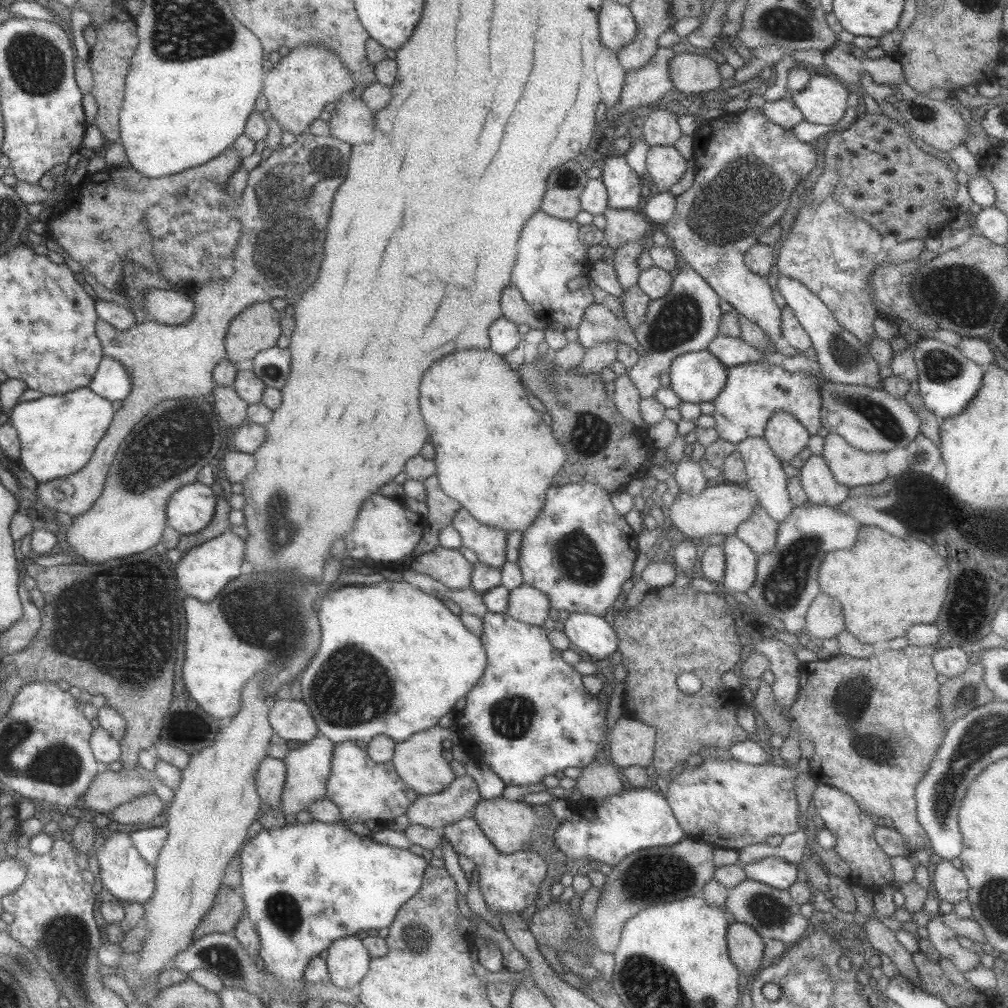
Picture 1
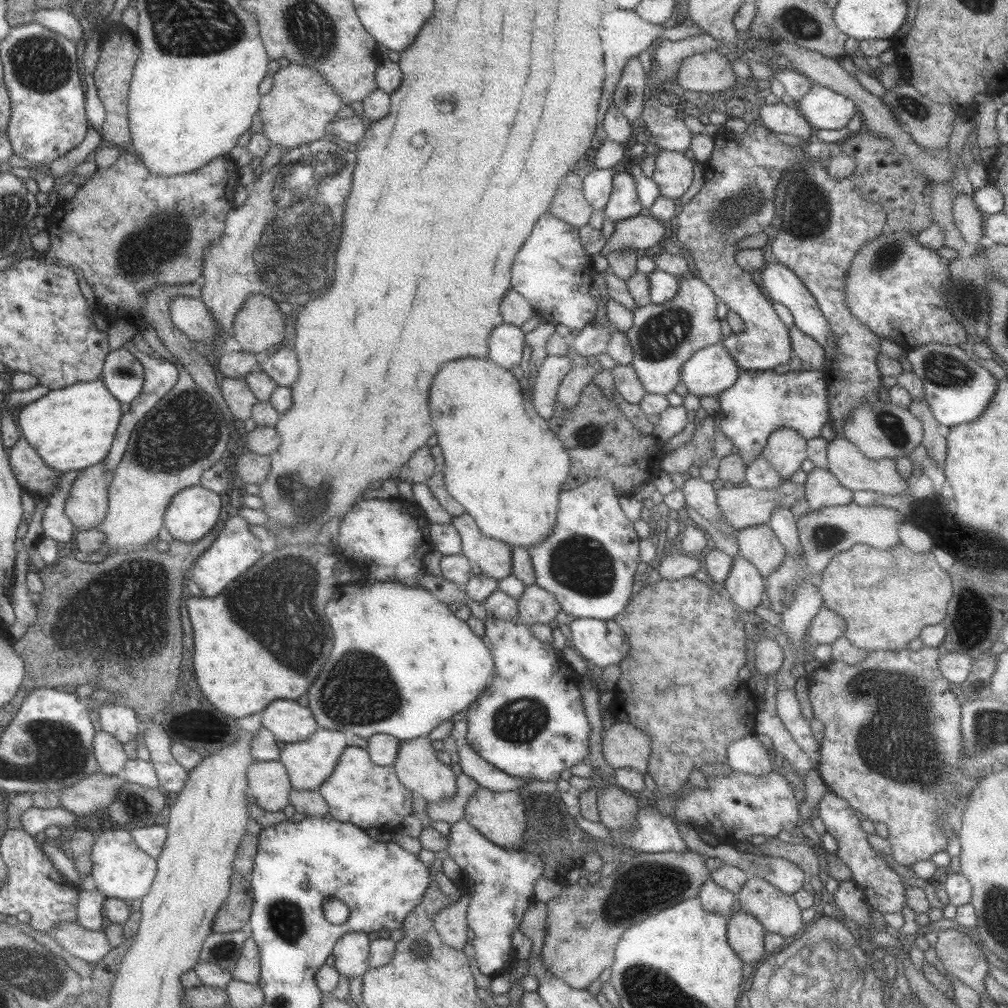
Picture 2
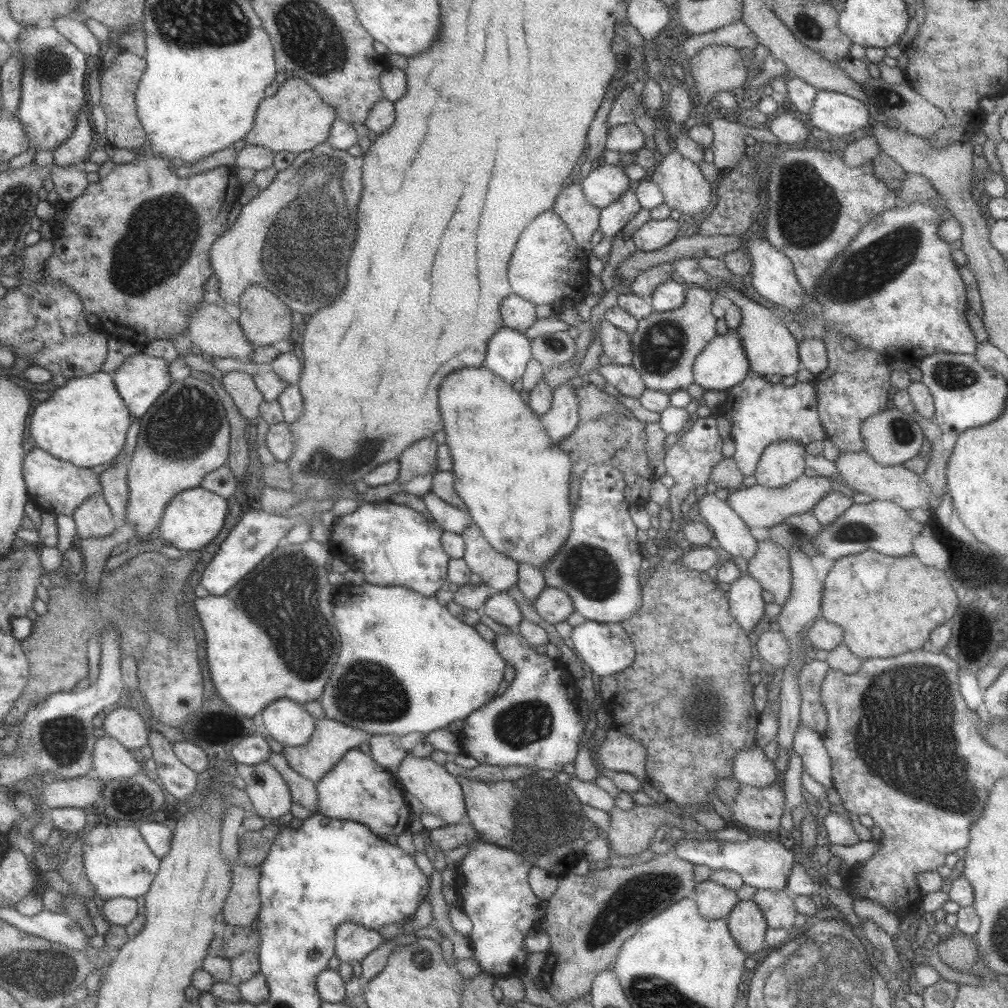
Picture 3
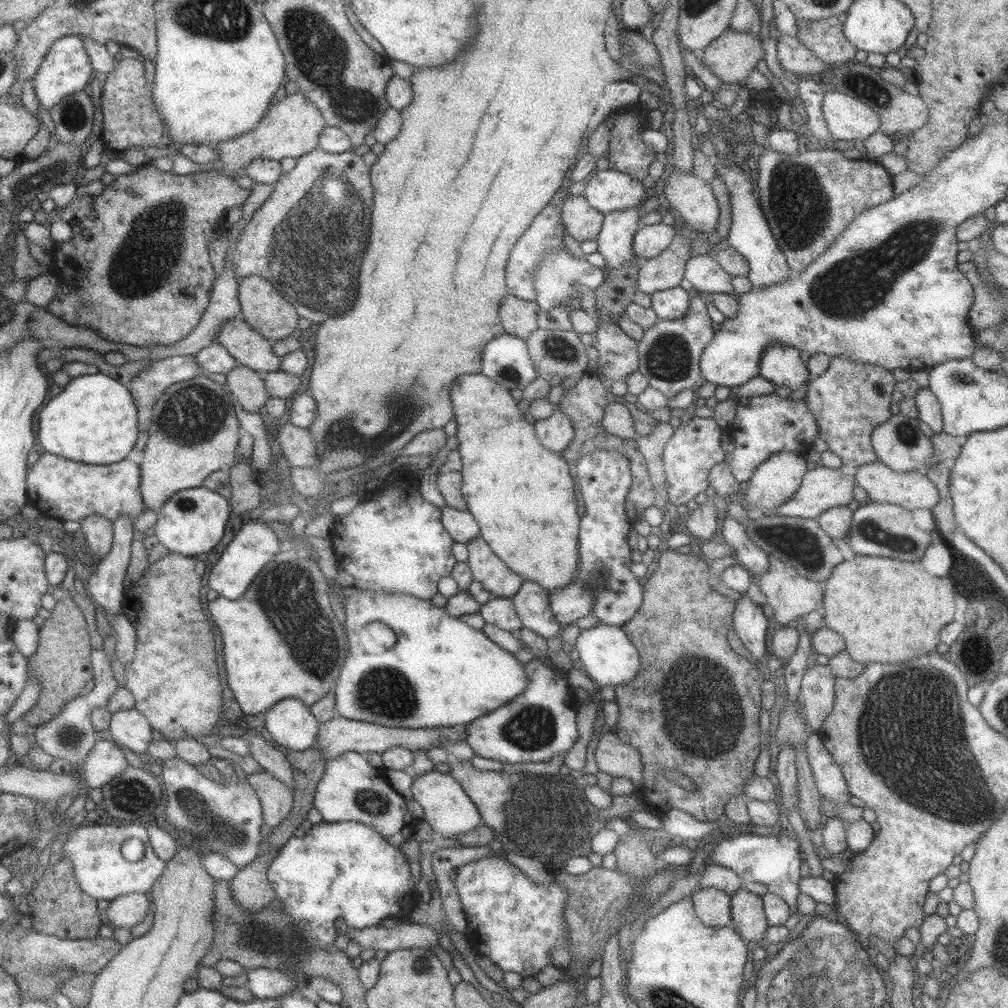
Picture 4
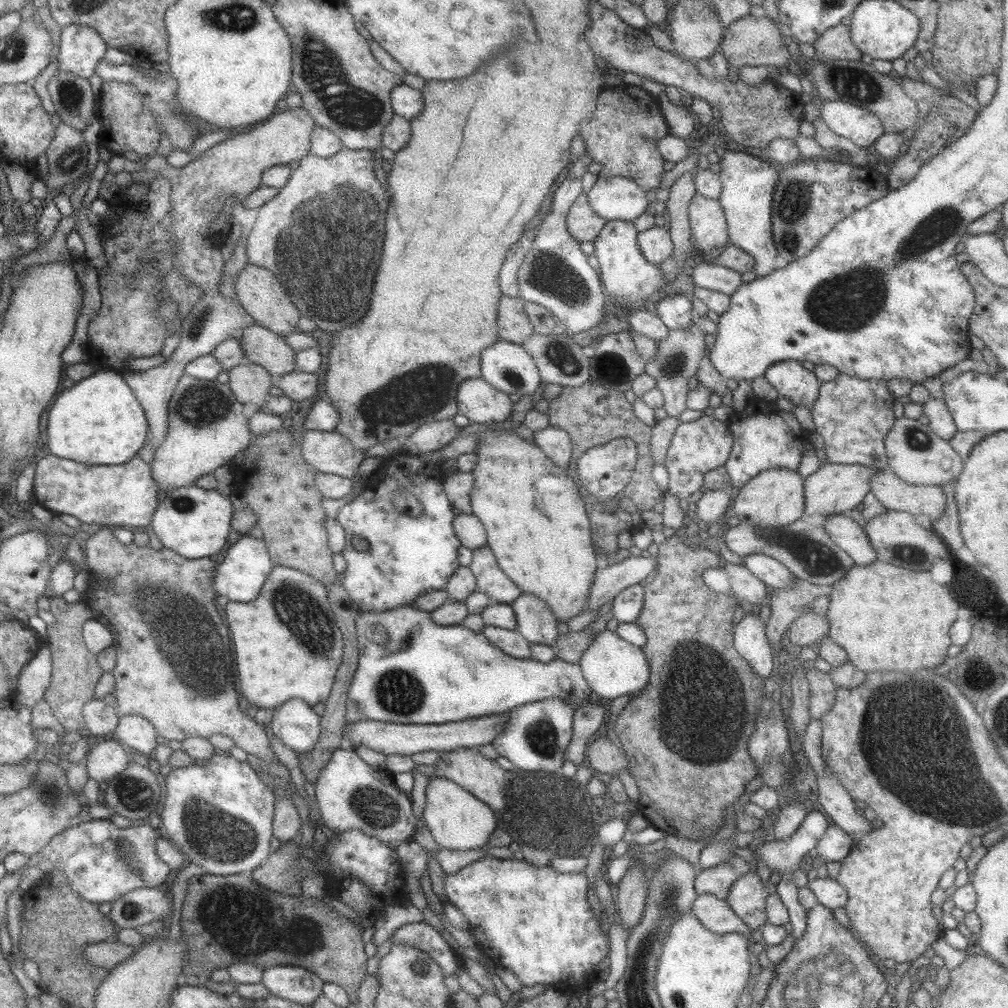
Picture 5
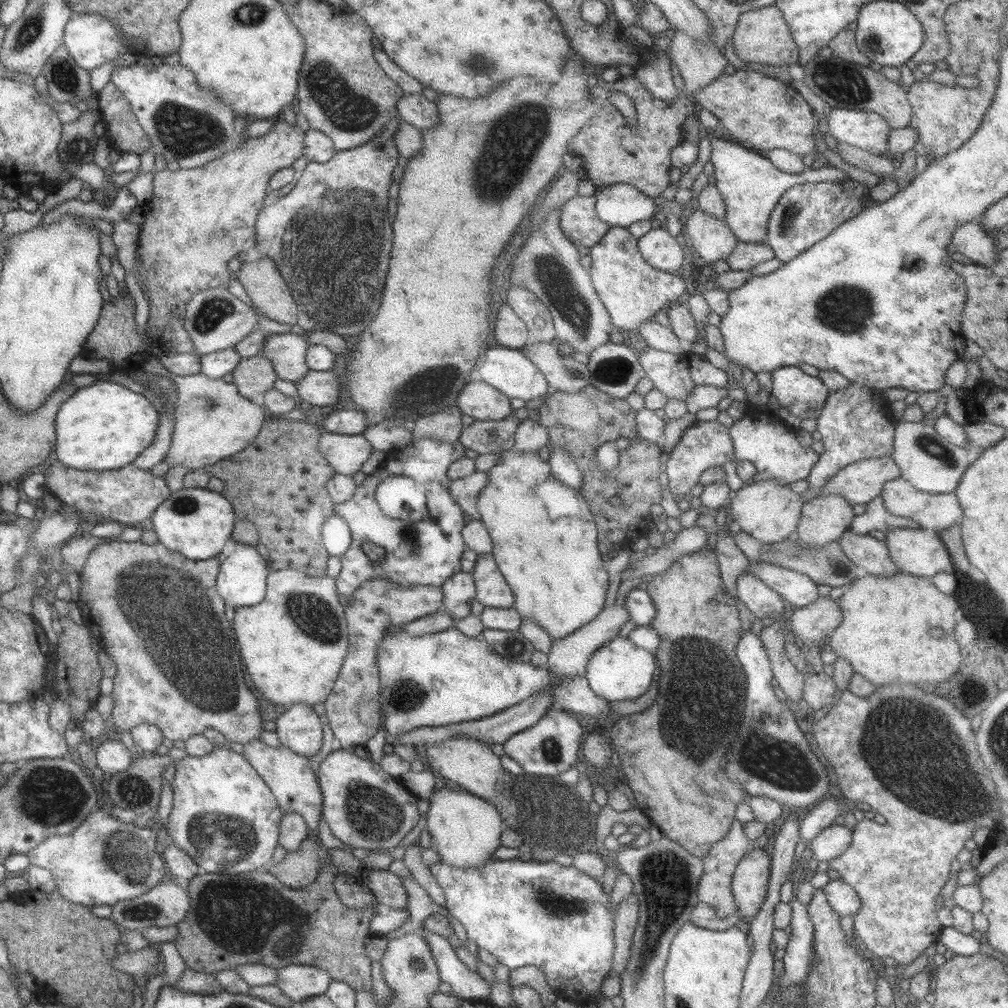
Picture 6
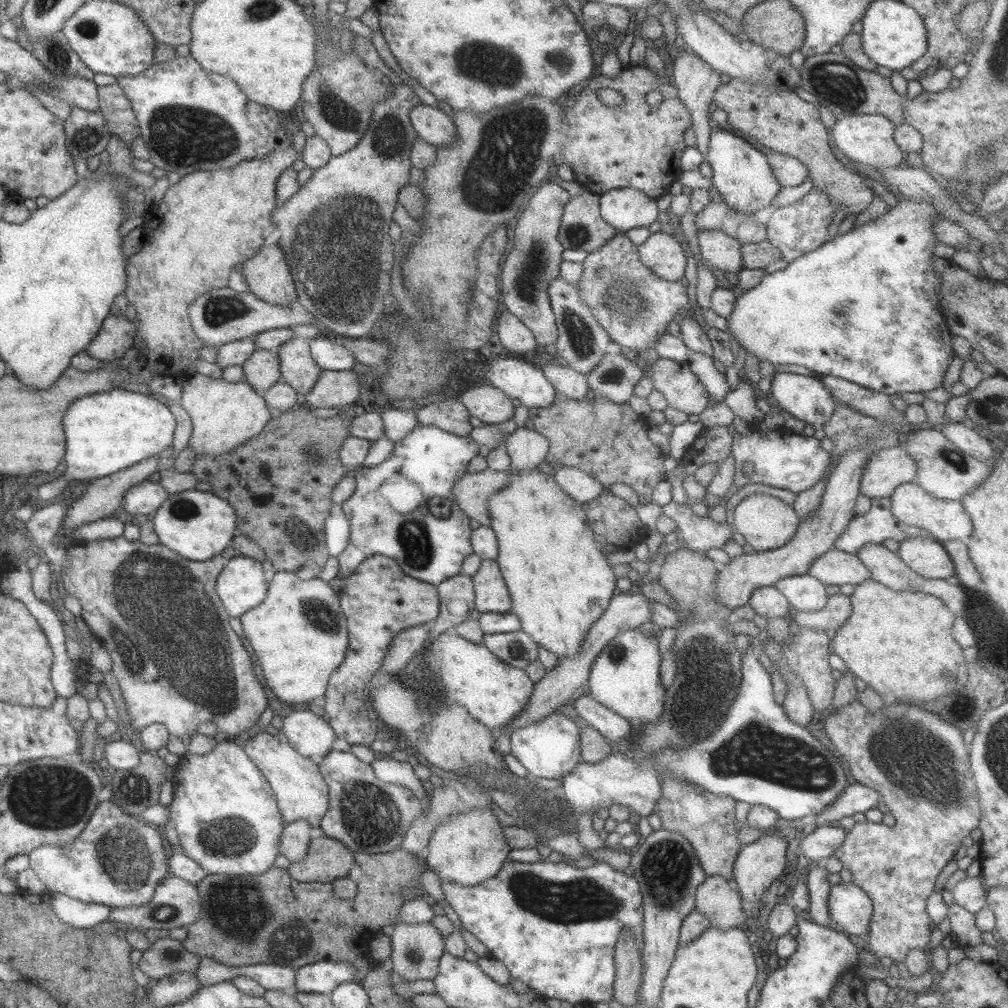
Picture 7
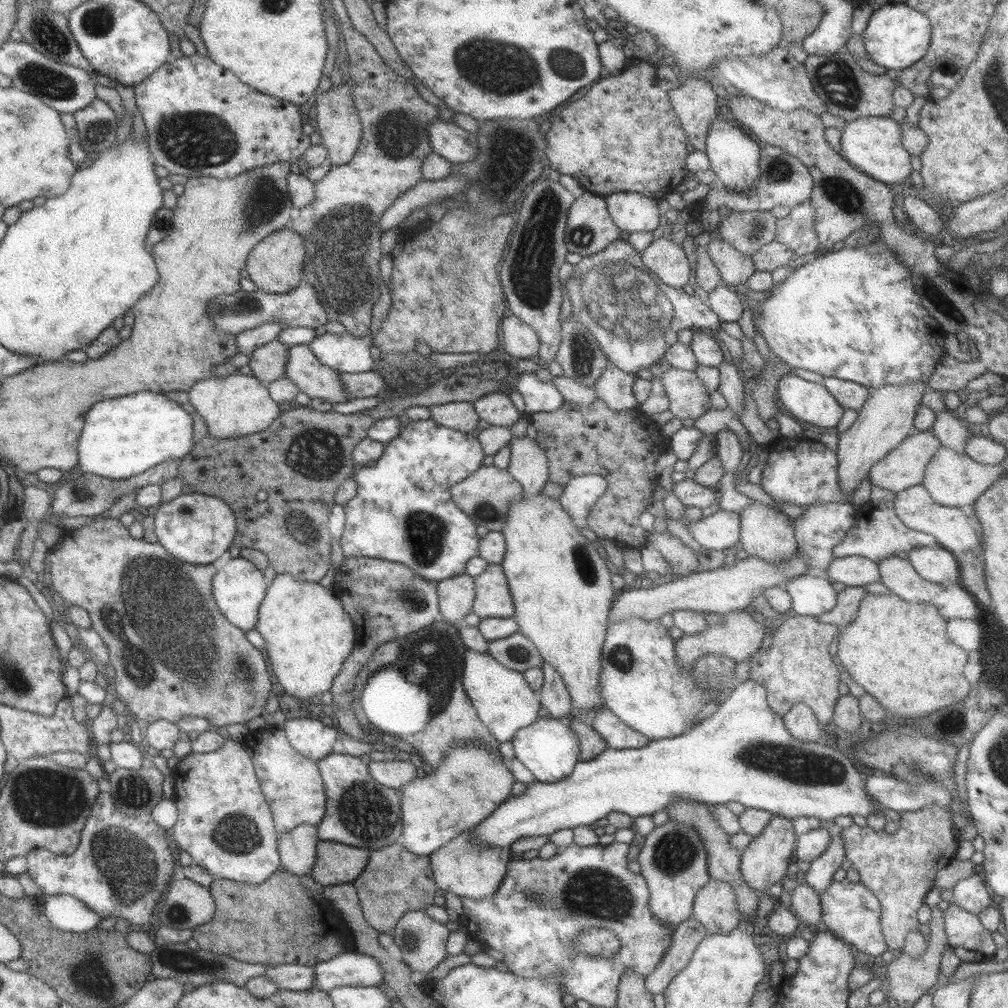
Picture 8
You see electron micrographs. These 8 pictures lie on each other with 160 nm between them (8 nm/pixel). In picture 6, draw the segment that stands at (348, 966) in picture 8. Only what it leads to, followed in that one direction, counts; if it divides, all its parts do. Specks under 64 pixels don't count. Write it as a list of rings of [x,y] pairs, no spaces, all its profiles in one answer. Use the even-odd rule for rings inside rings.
[[[292,963],[277,969],[274,985],[279,986],[290,1000],[300,1003],[310,997],[324,994],[331,981],[331,975],[323,968]]]

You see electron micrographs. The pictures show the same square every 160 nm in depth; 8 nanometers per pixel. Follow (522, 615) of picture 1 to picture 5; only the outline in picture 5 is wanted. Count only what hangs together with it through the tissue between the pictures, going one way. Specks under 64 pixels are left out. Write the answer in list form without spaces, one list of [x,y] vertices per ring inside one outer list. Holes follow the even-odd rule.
[[[630,556],[613,563],[611,566],[601,565],[595,572],[595,577],[589,592],[583,612],[600,609],[604,604],[630,585],[643,584],[655,572],[657,559],[654,556]]]

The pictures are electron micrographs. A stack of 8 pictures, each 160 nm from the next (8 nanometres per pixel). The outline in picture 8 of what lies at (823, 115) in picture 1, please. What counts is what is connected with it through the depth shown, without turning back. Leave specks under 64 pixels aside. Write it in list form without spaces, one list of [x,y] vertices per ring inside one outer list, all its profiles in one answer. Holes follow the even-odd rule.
[[[862,117],[847,121],[841,131],[843,157],[859,171],[887,185],[905,187],[909,183],[912,164],[911,154],[902,146],[901,125],[890,117]]]

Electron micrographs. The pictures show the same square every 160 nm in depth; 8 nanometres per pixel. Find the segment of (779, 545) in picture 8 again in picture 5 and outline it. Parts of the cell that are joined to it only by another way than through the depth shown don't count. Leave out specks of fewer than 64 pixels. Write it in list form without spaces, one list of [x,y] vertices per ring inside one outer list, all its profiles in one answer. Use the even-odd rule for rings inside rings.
[[[771,468],[754,475],[734,499],[733,509],[740,521],[761,527],[784,526],[804,517],[804,481],[798,471],[789,468]]]

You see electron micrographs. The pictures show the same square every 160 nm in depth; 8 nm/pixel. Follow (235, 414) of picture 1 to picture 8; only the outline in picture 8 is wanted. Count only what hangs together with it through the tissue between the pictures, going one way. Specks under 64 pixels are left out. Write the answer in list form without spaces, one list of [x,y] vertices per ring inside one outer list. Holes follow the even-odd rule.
[[[274,339],[254,350],[249,356],[254,376],[266,385],[284,377],[289,348],[284,342]]]

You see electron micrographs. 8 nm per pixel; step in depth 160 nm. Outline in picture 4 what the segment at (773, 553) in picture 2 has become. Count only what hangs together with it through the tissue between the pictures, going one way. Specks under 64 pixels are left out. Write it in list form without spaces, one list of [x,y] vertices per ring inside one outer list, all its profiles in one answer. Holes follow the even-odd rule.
[[[769,556],[769,567],[756,577],[759,587],[767,596],[767,604],[774,611],[774,620],[782,625],[786,625],[790,620],[797,619],[798,616],[804,616],[813,610],[821,609],[823,602],[823,591],[817,585],[817,582],[802,576],[796,568],[790,563],[784,562],[775,556]]]

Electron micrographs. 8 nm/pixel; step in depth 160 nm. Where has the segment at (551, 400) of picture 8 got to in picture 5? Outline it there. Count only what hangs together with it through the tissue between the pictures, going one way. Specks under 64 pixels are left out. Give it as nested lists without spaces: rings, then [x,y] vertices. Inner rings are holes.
[[[499,339],[482,352],[481,377],[506,394],[533,395],[541,380],[535,360],[520,344]]]

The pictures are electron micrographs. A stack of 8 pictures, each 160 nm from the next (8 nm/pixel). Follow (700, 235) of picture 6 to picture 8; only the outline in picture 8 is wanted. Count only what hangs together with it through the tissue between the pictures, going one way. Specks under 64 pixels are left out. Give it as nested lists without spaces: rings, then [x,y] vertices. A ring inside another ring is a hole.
[[[710,239],[706,246],[712,262],[718,268],[724,285],[744,285],[750,276],[756,272],[750,255],[736,250],[724,239]]]

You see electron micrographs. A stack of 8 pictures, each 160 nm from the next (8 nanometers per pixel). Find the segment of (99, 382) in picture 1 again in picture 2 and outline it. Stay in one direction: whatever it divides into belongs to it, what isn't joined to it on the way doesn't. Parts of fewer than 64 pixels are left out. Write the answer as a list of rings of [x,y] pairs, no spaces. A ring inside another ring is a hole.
[[[122,346],[108,353],[100,377],[116,400],[132,404],[142,392],[144,369],[139,360]]]

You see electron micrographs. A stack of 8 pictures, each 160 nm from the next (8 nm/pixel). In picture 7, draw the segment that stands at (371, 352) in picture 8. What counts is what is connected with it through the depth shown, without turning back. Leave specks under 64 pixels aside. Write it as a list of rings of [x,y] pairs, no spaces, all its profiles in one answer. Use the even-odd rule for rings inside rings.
[[[330,337],[309,340],[314,362],[324,371],[352,370],[357,363],[351,350],[336,344]]]

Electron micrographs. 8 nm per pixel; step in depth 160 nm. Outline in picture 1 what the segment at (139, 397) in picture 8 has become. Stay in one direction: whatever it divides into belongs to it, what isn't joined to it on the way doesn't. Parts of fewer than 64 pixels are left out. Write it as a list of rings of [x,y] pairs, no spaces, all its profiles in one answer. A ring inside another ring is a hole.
[[[87,386],[64,395],[44,395],[31,402],[20,401],[9,413],[20,441],[19,462],[38,482],[71,476],[88,462],[115,412],[112,401],[98,396]]]

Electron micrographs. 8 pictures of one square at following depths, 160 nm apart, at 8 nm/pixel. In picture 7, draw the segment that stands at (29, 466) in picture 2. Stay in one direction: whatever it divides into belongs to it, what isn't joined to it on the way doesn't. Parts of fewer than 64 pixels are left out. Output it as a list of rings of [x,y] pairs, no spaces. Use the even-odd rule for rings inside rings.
[[[144,479],[125,492],[121,504],[128,514],[148,515],[156,512],[169,495],[160,482]]]

